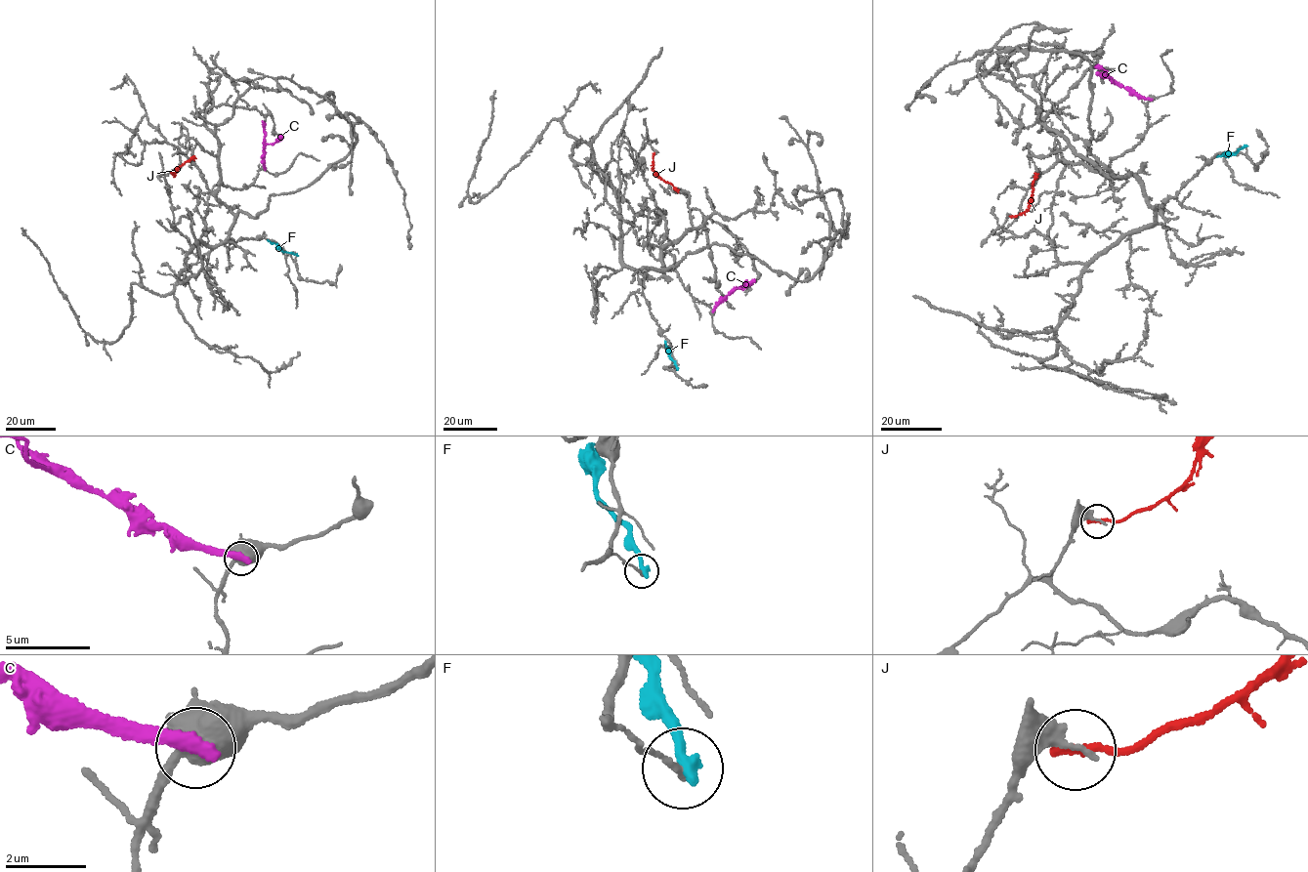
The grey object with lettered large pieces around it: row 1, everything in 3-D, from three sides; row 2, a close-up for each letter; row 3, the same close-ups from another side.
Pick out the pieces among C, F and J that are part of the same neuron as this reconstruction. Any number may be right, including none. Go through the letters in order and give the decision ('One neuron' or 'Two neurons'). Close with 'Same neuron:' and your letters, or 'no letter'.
C: Two neurons
F: Two neurons
J: Two neurons
Same neuron: no letter

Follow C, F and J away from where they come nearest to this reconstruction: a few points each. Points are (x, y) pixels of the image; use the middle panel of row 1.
C: (713, 311), (716, 303), (738, 288), (746, 287), (755, 279)
F: (676, 368), (665, 341)
J: (654, 153), (653, 170), (678, 192)

